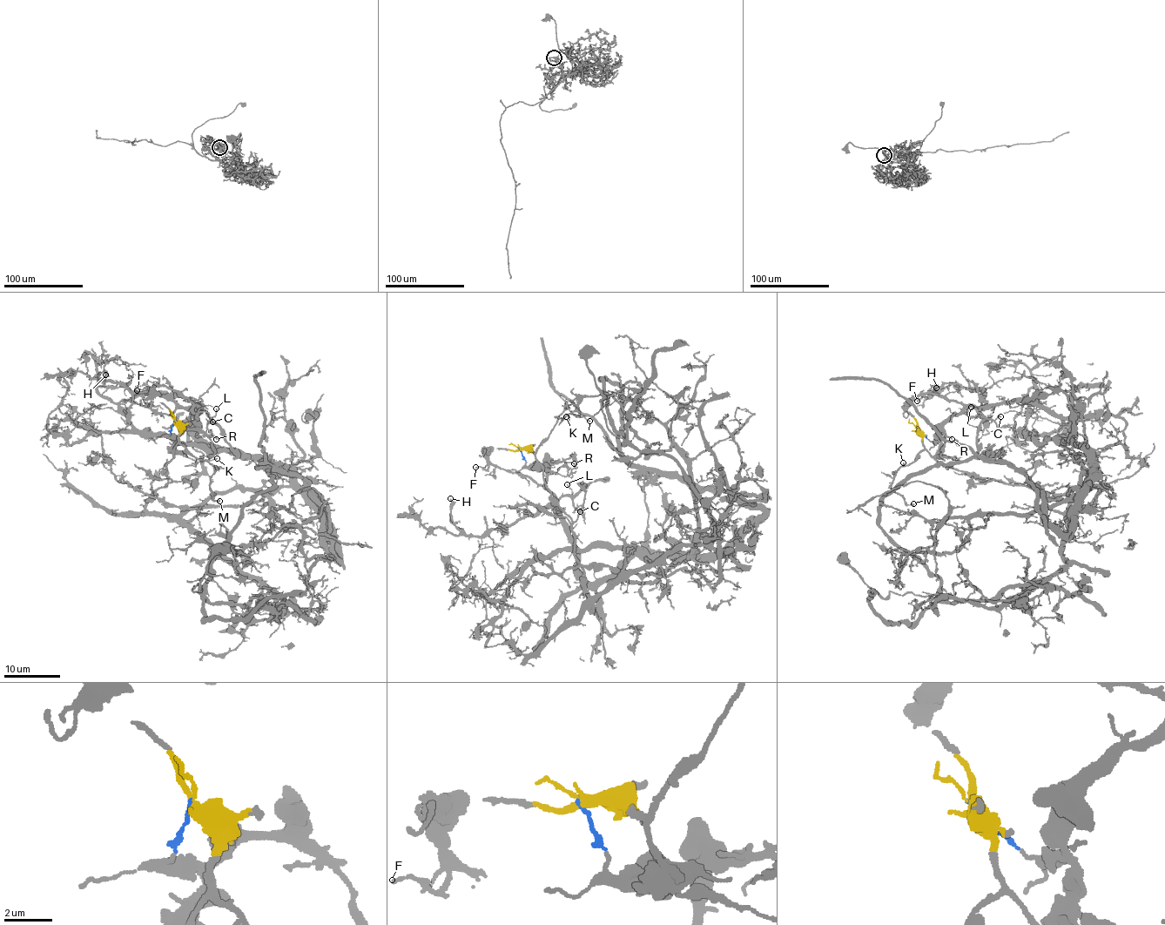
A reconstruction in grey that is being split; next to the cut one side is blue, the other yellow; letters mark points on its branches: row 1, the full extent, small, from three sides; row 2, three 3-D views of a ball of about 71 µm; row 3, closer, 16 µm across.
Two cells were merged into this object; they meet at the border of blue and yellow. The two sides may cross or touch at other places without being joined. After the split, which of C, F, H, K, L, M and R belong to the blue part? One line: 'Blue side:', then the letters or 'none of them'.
Blue side: C, F, H, L, R

